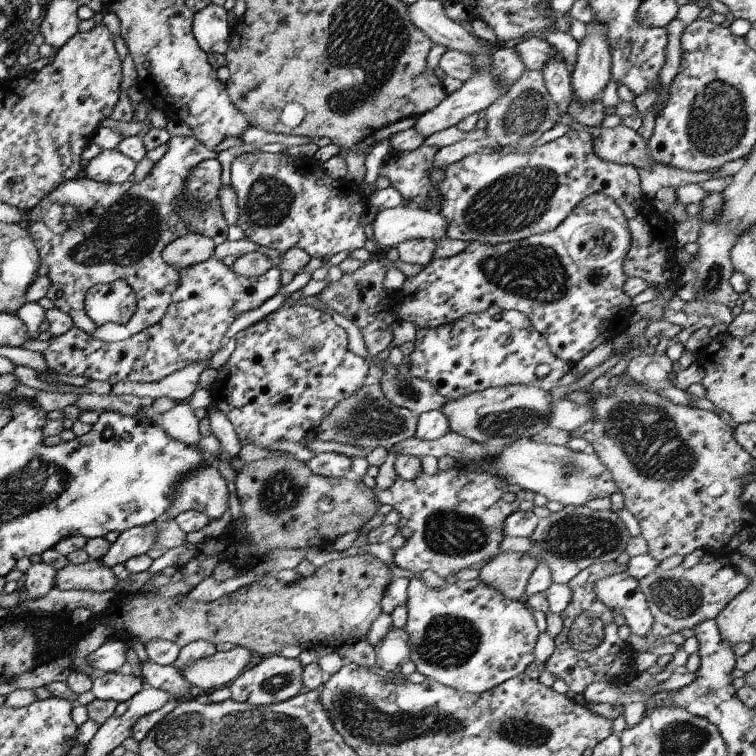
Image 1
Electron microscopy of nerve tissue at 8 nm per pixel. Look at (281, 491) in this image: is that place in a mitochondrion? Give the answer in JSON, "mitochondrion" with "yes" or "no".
{"mitochondrion":"yes"}

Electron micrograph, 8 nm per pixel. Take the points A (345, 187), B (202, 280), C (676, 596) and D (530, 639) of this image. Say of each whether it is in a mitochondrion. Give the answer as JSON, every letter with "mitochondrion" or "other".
{"A":"other","B":"other","C":"mitochondrion","D":"other"}

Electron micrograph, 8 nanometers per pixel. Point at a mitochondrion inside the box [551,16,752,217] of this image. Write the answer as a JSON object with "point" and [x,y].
{"point":[717,121]}

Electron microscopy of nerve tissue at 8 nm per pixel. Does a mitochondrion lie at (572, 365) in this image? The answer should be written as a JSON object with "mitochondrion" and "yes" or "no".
{"mitochondrion":"no"}

